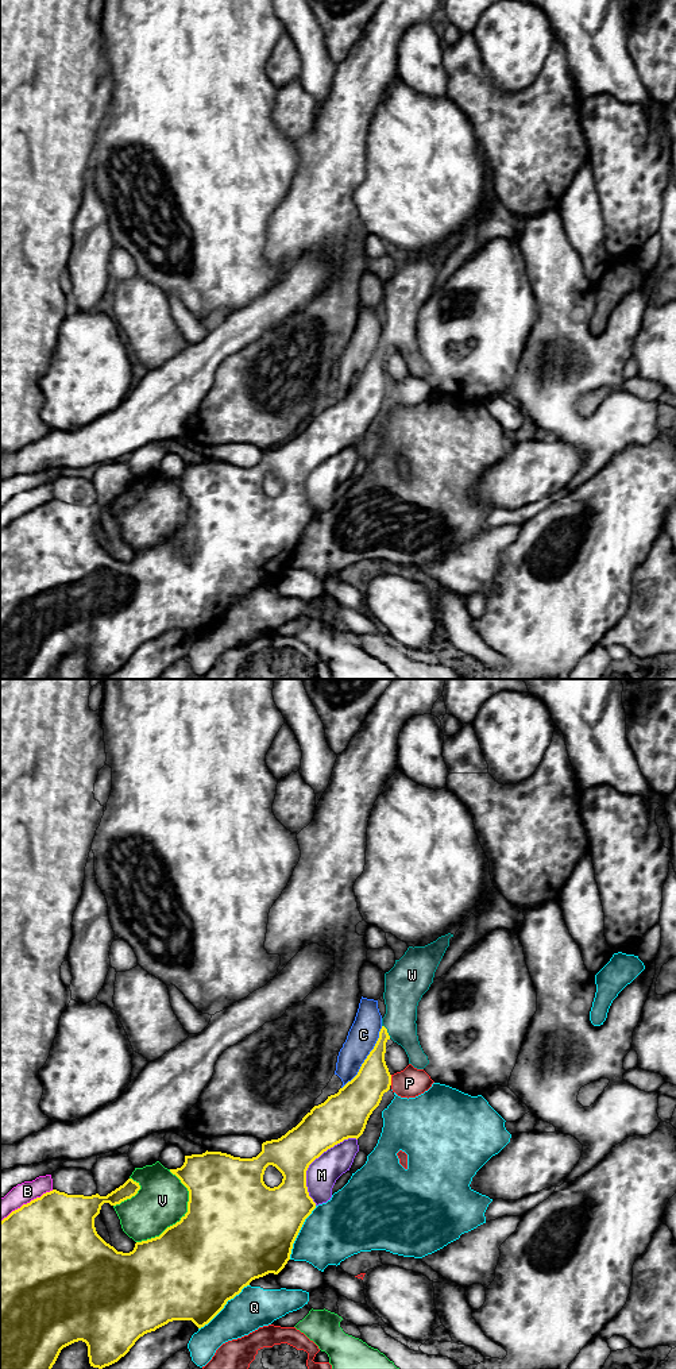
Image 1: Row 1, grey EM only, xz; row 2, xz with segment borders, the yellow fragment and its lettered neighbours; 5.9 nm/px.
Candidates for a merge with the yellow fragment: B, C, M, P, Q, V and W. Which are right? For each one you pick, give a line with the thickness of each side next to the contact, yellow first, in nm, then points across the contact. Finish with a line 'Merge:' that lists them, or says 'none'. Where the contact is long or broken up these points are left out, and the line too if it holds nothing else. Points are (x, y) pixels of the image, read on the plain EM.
W: Thickness 160 nm (yellow) against 220 nm. Path across: xz (374, 380), (377, 362), (386, 340), (401, 324), (402, 303)
Merge: W

